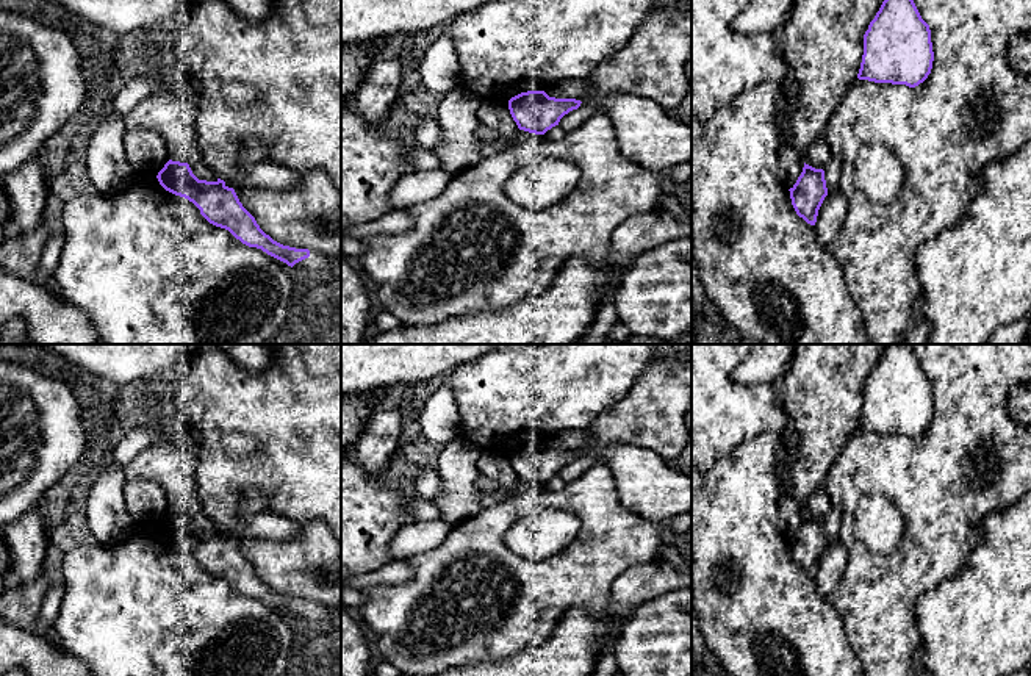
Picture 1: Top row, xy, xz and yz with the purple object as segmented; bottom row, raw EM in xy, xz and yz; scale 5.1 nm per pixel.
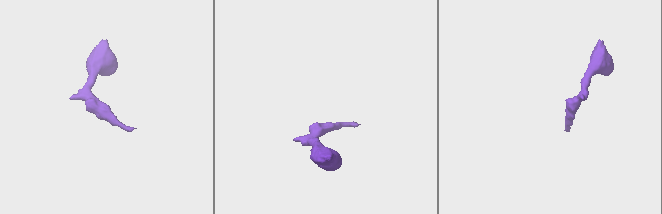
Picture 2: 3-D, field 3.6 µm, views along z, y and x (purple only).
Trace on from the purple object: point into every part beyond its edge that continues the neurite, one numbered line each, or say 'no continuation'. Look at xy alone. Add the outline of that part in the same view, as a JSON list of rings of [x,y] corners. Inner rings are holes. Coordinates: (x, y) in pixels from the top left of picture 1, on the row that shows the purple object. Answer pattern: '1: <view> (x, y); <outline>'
1: xy (316, 265); [[[310,250],[310,257],[296,263],[291,269],[296,274],[302,274],[311,279],[327,277],[330,268],[338,263],[341,264],[341,252],[335,258],[329,258],[319,252]]]

